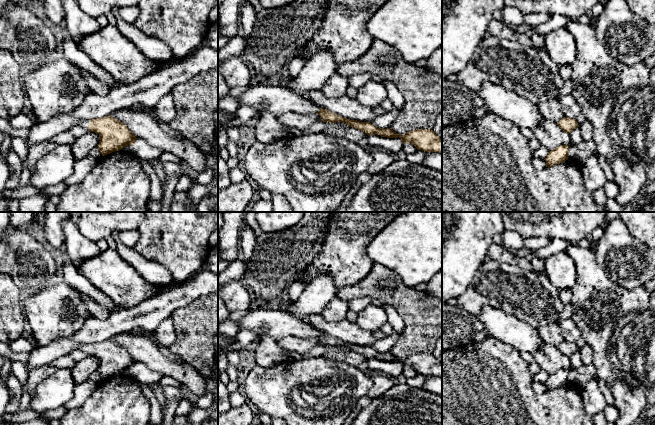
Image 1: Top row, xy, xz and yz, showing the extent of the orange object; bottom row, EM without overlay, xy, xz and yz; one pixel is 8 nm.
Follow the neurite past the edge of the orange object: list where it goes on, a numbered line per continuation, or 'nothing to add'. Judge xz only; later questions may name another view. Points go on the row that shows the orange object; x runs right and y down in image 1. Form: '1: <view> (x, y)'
1: xz (276, 99)

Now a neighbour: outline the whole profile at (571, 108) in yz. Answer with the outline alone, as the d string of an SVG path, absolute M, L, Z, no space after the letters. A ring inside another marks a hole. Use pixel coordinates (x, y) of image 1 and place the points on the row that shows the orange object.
M571 94L562 96L558 98L558 100L562 106L564 117L575 119L579 114L581 114L582 110L580 104Z

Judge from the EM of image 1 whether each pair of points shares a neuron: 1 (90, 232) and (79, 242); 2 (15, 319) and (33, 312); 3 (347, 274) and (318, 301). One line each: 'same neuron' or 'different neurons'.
1: different neurons
2: different neurons
3: different neurons

